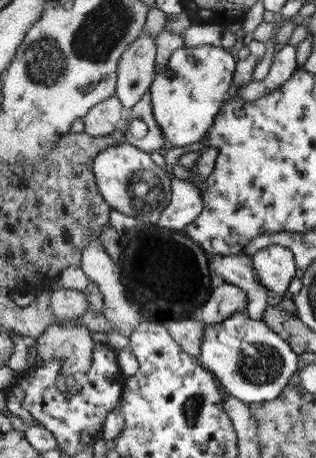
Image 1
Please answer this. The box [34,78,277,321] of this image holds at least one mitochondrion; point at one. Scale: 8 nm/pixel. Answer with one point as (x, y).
(145, 194)

